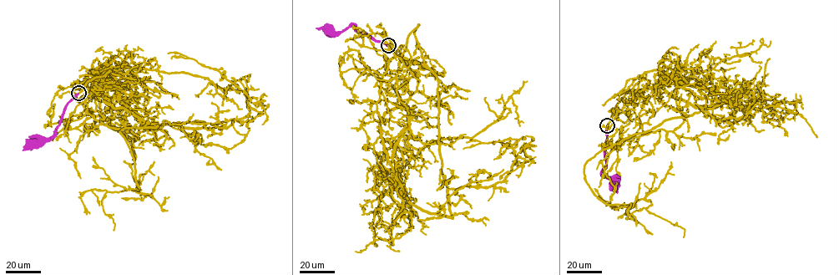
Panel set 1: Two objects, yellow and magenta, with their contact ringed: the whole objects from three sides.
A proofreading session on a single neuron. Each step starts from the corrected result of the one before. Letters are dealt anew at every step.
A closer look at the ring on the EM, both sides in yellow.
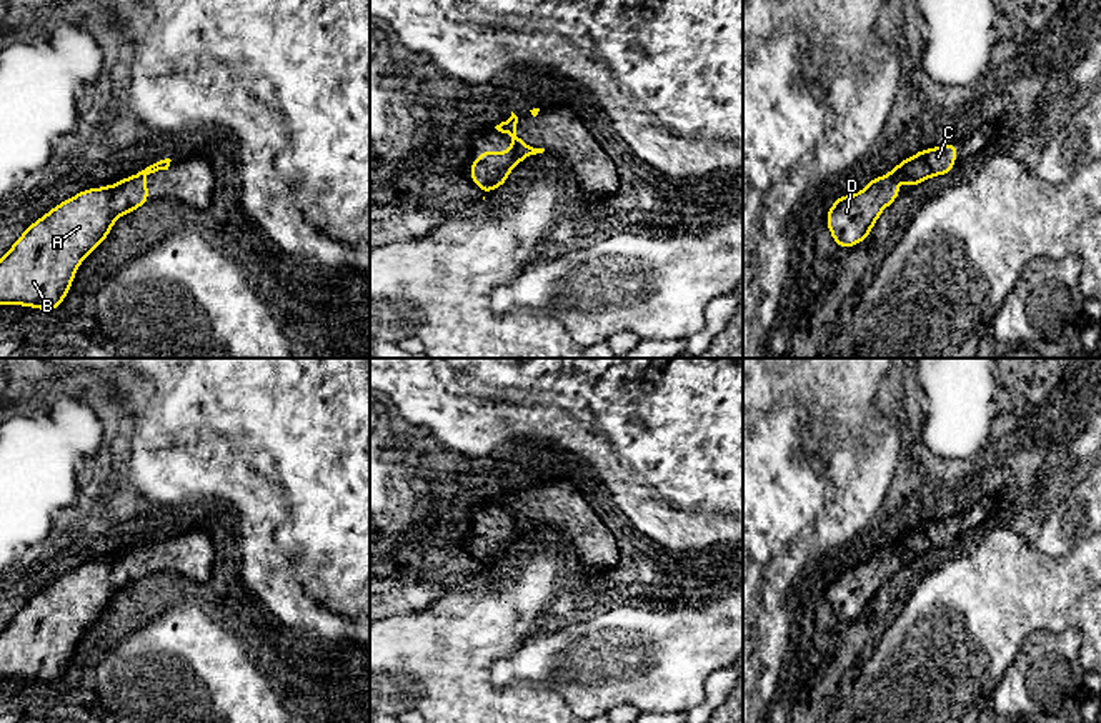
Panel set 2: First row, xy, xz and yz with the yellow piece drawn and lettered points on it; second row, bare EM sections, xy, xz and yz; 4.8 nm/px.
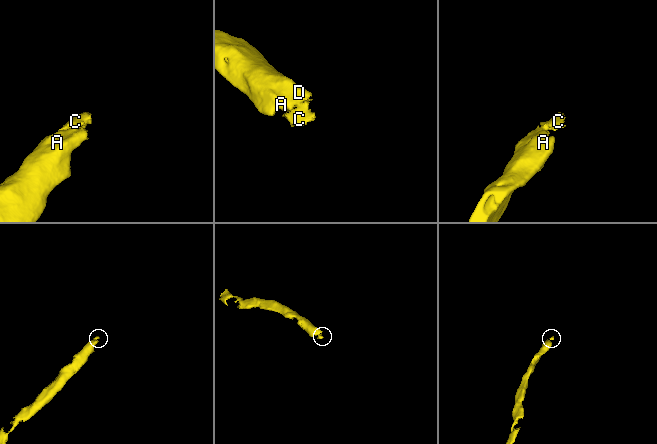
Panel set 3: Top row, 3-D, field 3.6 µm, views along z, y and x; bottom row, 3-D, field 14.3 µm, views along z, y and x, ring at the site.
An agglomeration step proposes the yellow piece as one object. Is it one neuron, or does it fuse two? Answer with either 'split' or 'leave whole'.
leave whole

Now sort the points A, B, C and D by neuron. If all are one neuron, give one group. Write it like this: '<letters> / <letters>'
A B C D

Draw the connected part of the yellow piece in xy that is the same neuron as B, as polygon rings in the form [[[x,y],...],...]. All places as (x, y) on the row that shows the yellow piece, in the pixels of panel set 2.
[[[170,158],[160,160],[137,175],[115,185],[87,188],[60,202],[22,233],[0,260],[0,305],[22,305],[38,310],[58,310],[70,292],[75,273],[83,262],[113,228],[113,222],[148,203],[147,175],[168,170]]]

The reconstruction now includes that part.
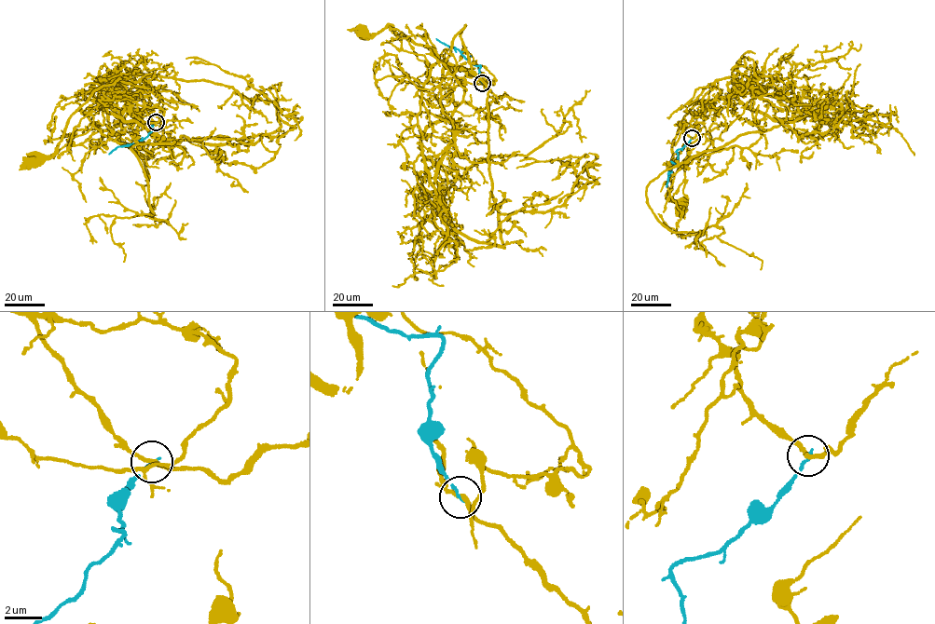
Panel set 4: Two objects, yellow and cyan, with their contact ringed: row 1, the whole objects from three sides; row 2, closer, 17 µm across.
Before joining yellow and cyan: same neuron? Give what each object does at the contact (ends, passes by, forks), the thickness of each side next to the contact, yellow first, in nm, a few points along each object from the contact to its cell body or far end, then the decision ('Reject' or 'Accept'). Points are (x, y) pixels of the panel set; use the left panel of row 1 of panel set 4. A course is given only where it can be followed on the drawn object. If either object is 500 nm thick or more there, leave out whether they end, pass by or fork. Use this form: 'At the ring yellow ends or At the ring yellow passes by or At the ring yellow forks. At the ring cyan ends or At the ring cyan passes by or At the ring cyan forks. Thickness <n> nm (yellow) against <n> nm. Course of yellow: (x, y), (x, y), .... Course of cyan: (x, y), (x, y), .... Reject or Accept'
At the ring yellow passes by. At the ring cyan ends. Thickness 200 nm (yellow) against 160 nm. Course of yellow: (155, 122), (143, 107), (112, 90), (112, 81), (118, 77), (93, 92), (72, 115), (55, 153), (34, 161). Course of cyan: (155, 122), (147, 137), (117, 146), (109, 154). Reject

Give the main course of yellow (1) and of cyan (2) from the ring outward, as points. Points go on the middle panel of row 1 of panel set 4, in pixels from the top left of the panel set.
1: (482, 83), (467, 74), (453, 90), (456, 105), (462, 83), (426, 47), (390, 24), (364, 31)
2: (482, 83), (479, 77), (480, 66), (473, 64), (458, 49), (436, 39)

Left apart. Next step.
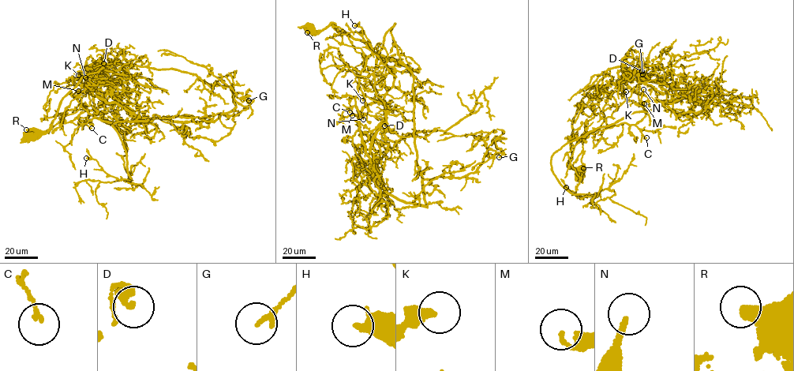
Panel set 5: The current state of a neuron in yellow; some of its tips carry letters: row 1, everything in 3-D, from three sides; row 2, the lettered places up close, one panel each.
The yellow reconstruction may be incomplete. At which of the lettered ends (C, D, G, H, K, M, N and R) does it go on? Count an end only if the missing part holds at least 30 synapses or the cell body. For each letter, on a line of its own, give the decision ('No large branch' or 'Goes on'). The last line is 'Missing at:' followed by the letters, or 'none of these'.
C: No large branch
D: No large branch
G: No large branch
H: No large branch
K: Goes on
M: No large branch
N: Goes on
R: No large branch
Missing at: K, N

